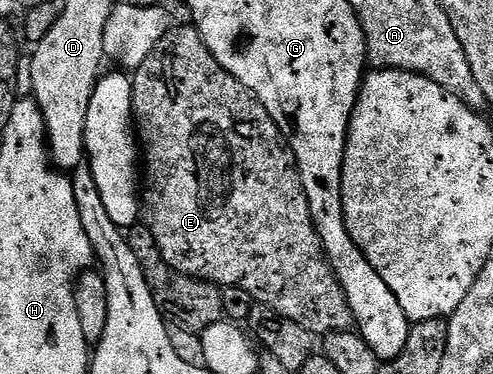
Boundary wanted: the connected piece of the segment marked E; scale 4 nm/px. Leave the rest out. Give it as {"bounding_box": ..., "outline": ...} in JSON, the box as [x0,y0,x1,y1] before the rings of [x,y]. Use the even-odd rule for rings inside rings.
{"bounding_box":[132,24,355,336],"outline":[[[192,24],[186,26],[174,25],[159,40],[159,44],[143,60],[143,64],[132,75],[133,79],[133,121],[135,133],[139,139],[140,149],[143,151],[143,186],[149,191],[140,195],[143,207],[143,222],[149,227],[151,236],[155,236],[155,244],[163,256],[165,263],[175,272],[186,274],[192,278],[202,278],[205,282],[213,282],[219,287],[243,288],[247,296],[251,296],[258,306],[265,306],[287,320],[295,320],[304,330],[314,336],[324,336],[353,330],[355,323],[353,313],[347,304],[347,296],[335,276],[335,272],[325,259],[325,249],[321,246],[321,237],[317,235],[315,224],[311,220],[307,192],[301,183],[301,174],[297,170],[297,160],[293,157],[293,150],[285,140],[285,135],[275,124],[267,108],[231,72],[227,72],[211,56],[207,44],[203,44],[203,36],[199,36],[197,27]]]}

